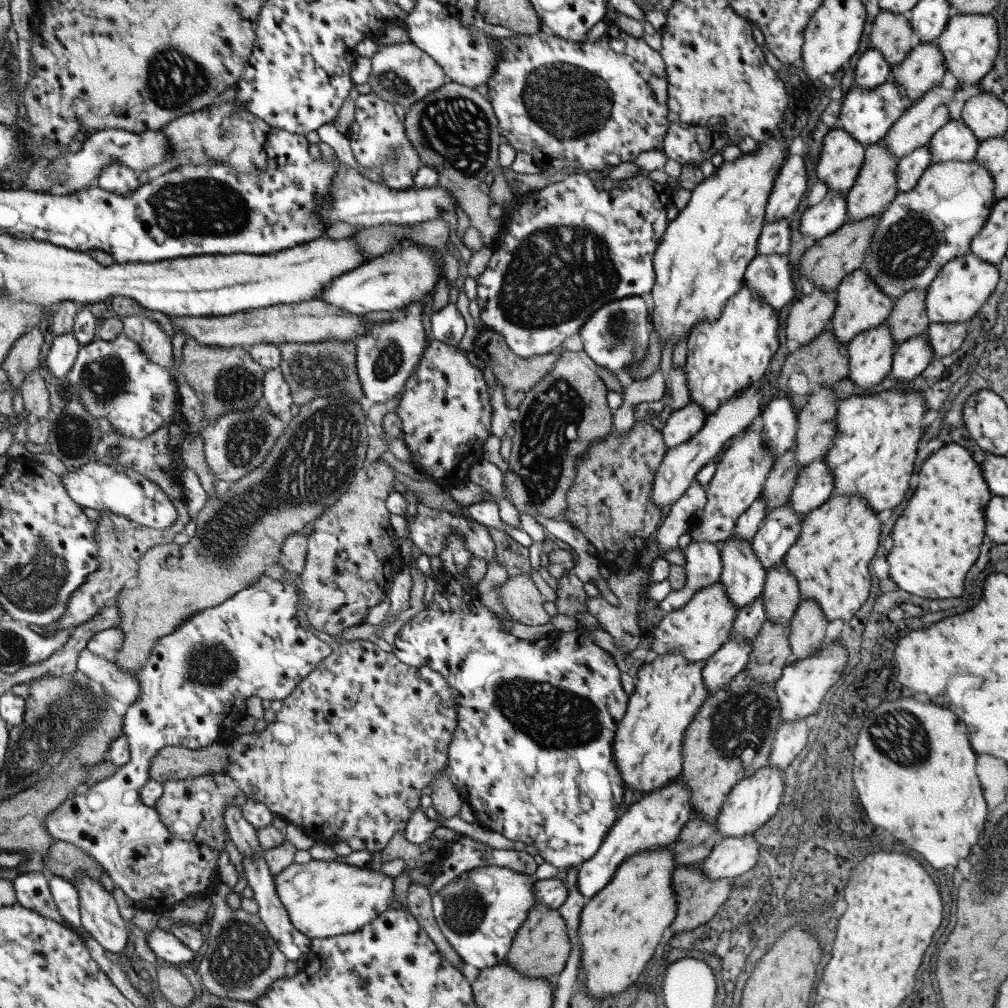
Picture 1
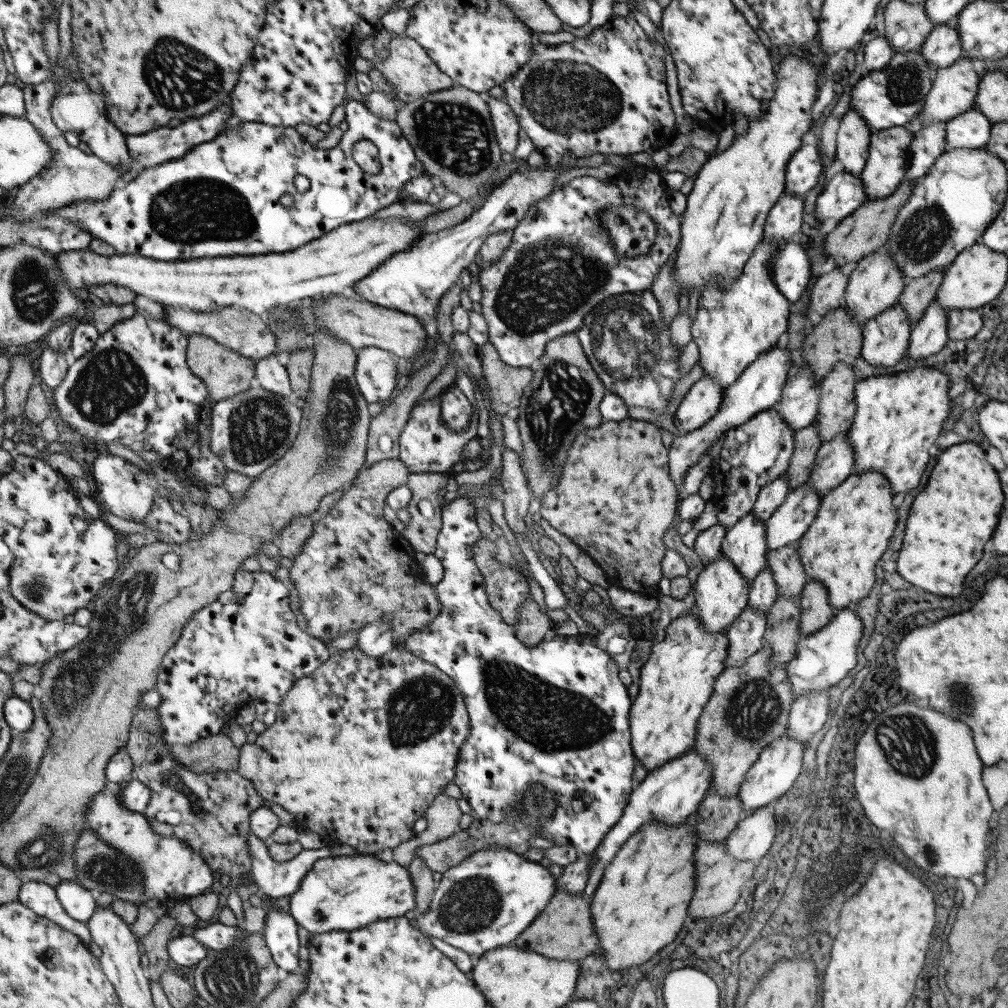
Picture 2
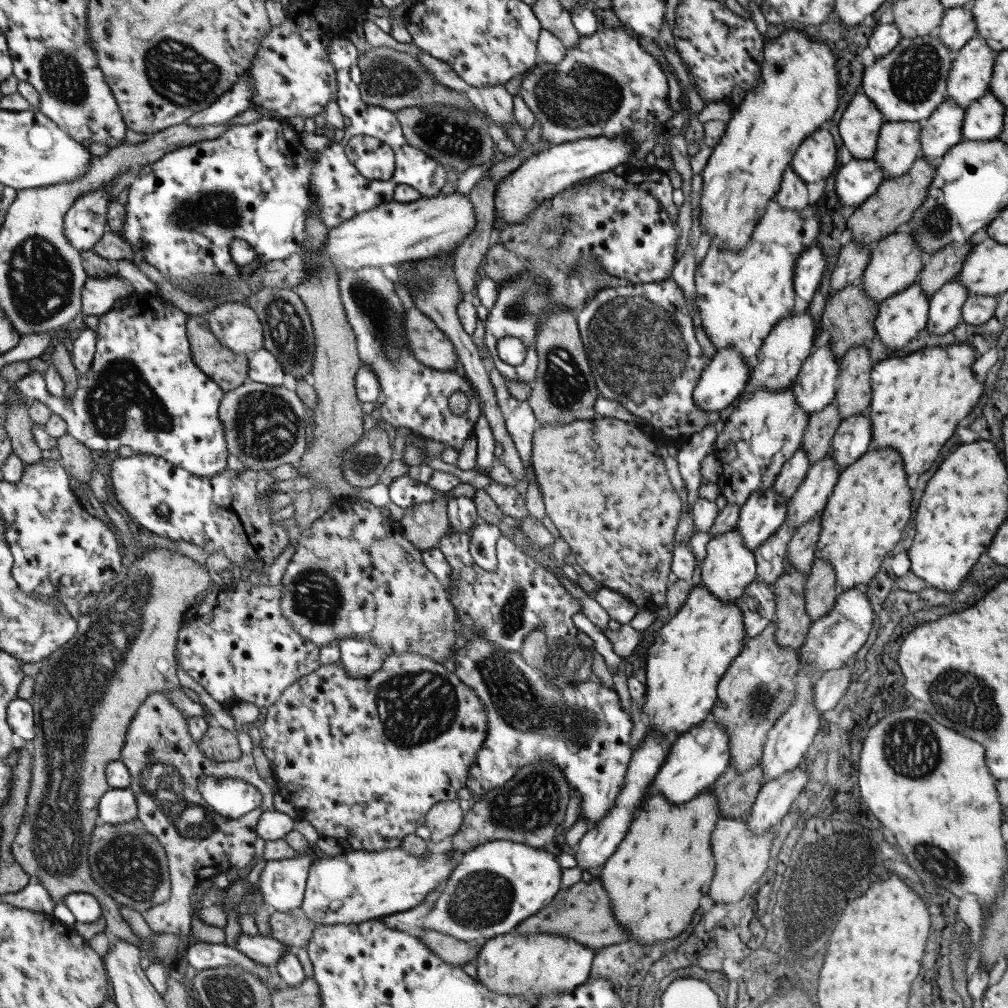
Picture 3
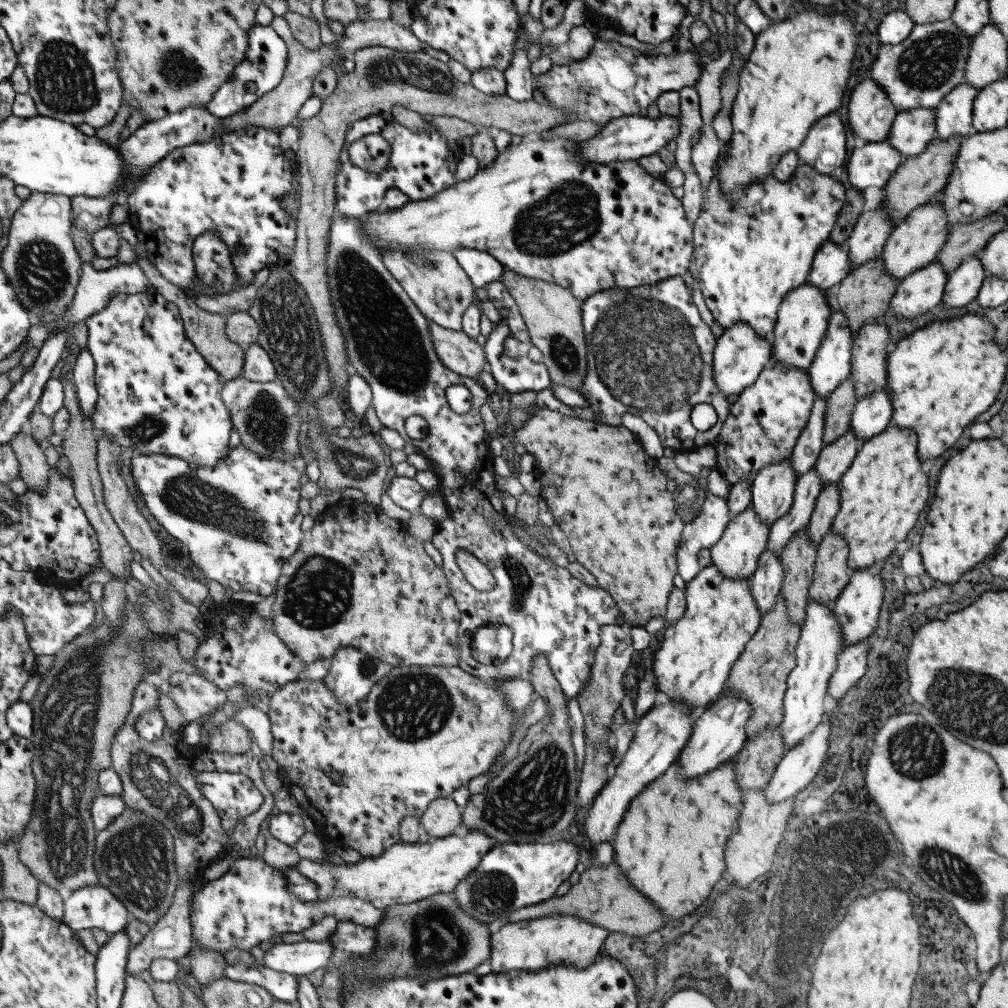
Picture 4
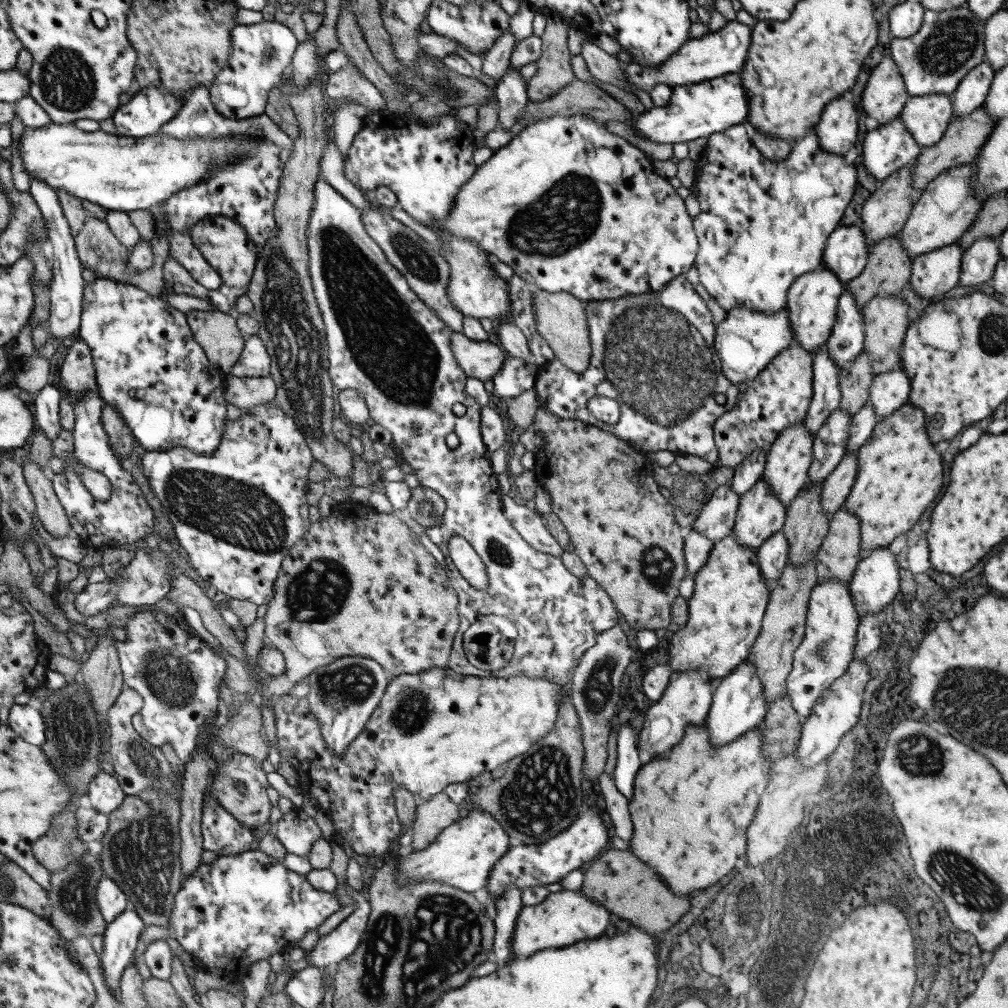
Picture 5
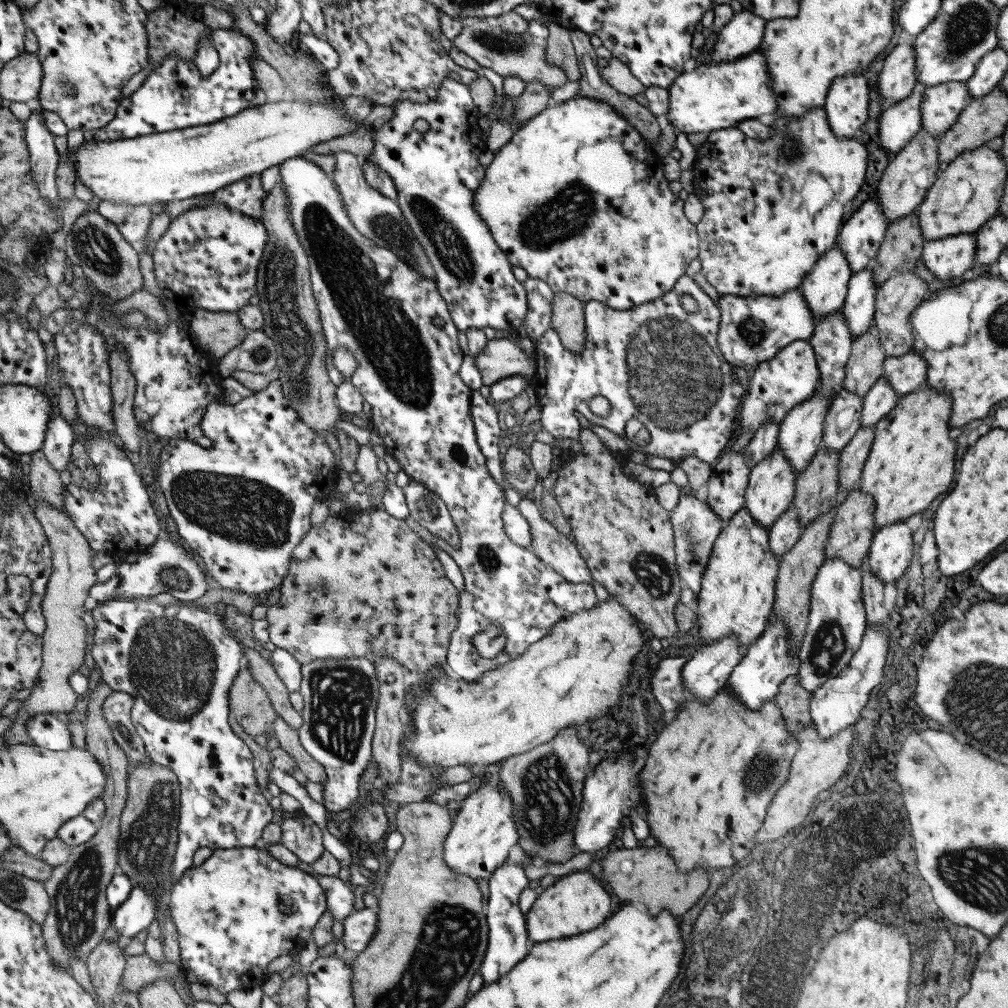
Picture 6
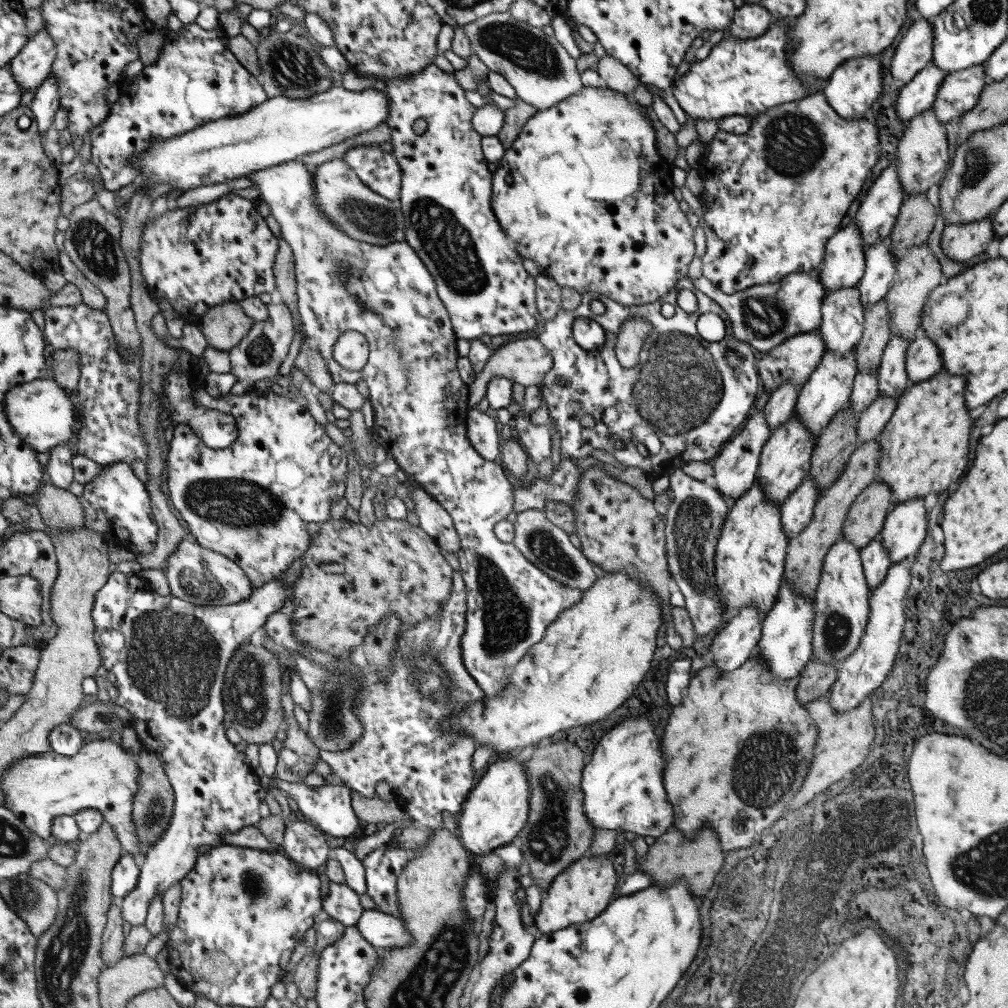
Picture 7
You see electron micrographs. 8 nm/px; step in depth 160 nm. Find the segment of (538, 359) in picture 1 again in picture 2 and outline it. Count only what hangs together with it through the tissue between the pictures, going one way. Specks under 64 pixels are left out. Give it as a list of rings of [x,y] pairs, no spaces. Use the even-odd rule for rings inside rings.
[[[489,341],[476,346],[482,375],[488,386],[490,408],[499,416],[511,414],[519,404],[522,390],[529,384],[532,370],[530,367],[517,368],[502,363],[493,347]]]

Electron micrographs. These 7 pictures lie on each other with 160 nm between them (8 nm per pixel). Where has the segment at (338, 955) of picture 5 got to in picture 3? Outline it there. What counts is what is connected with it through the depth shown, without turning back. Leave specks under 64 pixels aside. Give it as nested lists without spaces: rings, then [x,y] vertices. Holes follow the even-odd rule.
[[[239,933],[234,948],[253,962],[273,968],[278,958],[281,958],[282,952],[287,950],[287,945],[261,934],[249,936]]]

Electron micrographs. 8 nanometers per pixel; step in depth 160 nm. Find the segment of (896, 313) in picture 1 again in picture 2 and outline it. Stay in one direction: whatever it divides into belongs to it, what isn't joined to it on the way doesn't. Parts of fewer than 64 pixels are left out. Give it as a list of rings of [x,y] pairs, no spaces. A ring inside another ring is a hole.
[[[947,266],[930,270],[919,278],[909,280],[901,289],[896,304],[901,305],[901,308],[906,312],[908,320],[913,324],[922,317],[924,310],[934,300],[937,287],[941,284],[946,268]]]

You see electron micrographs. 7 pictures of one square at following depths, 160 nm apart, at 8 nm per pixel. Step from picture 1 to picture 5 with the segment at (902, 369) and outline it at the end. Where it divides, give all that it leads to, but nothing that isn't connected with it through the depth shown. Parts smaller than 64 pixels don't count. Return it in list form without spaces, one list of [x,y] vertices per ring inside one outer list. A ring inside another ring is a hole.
[[[985,236],[970,244],[963,252],[959,267],[959,286],[977,286],[992,277],[1000,259],[998,239]]]

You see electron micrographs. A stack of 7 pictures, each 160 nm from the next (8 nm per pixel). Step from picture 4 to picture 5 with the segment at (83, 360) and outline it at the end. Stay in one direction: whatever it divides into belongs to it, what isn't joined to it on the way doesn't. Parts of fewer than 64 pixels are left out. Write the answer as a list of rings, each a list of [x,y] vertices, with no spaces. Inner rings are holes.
[[[83,391],[81,396],[72,403],[74,427],[70,433],[72,434],[73,450],[68,456],[68,460],[76,460],[81,466],[86,466],[106,476],[110,484],[110,495],[103,501],[94,499],[69,463],[63,464],[61,472],[49,473],[53,492],[64,508],[70,527],[85,546],[100,549],[113,541],[135,545],[139,539],[150,536],[154,523],[151,507],[131,479],[128,465],[121,464],[121,460],[118,460],[113,454],[113,448],[109,446],[107,433],[102,429],[100,423],[100,412],[103,405],[98,394],[91,391]]]

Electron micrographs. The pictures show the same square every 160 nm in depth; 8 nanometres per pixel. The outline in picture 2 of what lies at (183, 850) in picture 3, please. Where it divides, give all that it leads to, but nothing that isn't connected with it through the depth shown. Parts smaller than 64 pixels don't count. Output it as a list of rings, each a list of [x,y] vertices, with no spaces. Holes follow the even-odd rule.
[[[139,708],[135,716],[130,720],[126,751],[132,760],[132,777],[139,780],[150,789],[150,797],[142,812],[149,821],[151,832],[165,838],[175,838],[192,848],[208,864],[212,872],[221,872],[229,877],[247,873],[250,869],[250,860],[246,851],[247,834],[249,834],[249,813],[255,808],[267,806],[264,798],[253,788],[253,785],[243,778],[236,770],[213,773],[193,773],[188,768],[177,764],[172,756],[169,756],[169,744],[162,742],[160,728],[158,728],[158,716],[153,708]]]

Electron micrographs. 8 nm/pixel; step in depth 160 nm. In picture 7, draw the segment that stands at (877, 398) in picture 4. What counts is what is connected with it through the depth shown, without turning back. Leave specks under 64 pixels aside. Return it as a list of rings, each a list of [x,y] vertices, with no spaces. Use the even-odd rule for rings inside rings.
[[[918,327],[914,339],[905,349],[905,375],[911,384],[927,380],[943,368],[938,348],[923,334],[922,330],[923,328]]]

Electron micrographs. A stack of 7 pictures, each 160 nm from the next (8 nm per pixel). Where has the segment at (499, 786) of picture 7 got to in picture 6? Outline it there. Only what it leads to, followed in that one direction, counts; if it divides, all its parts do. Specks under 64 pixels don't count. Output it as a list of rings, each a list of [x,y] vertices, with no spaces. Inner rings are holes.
[[[496,776],[482,781],[479,789],[463,799],[463,805],[453,812],[451,828],[445,836],[443,860],[457,874],[475,880],[489,875],[507,858],[511,847],[518,841],[512,819],[511,801],[504,790],[498,788]]]

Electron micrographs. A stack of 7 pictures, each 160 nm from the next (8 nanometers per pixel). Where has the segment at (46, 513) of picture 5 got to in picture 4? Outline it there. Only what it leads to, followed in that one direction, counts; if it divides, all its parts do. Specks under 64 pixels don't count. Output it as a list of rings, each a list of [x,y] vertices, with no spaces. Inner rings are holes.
[[[21,431],[15,433],[7,444],[17,459],[18,474],[21,480],[27,487],[42,495],[51,468],[45,463],[43,449],[30,434]]]

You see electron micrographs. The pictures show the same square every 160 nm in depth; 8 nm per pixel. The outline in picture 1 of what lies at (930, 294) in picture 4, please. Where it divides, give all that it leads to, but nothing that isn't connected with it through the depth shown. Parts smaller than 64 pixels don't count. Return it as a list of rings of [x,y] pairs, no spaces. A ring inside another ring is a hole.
[[[886,321],[854,336],[847,344],[848,379],[867,389],[888,376],[896,348]]]

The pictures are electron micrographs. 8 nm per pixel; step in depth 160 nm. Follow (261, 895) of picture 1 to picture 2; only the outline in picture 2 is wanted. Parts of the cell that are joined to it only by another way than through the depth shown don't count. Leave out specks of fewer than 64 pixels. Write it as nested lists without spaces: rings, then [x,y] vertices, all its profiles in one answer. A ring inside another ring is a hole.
[[[274,908],[266,910],[265,918],[262,937],[273,962],[288,973],[297,972],[298,924],[289,913]]]

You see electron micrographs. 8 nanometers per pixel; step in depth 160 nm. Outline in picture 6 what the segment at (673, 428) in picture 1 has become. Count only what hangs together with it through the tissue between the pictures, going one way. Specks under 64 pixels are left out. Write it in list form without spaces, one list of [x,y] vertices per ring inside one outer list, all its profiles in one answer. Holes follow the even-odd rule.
[[[788,290],[781,296],[733,296],[719,295],[718,309],[720,310],[720,319],[716,332],[716,346],[720,352],[721,359],[735,367],[745,366],[749,370],[754,368],[756,364],[770,360],[777,352],[787,346],[794,340],[807,340],[811,337],[814,320],[808,309],[807,303],[802,298],[800,290]]]

